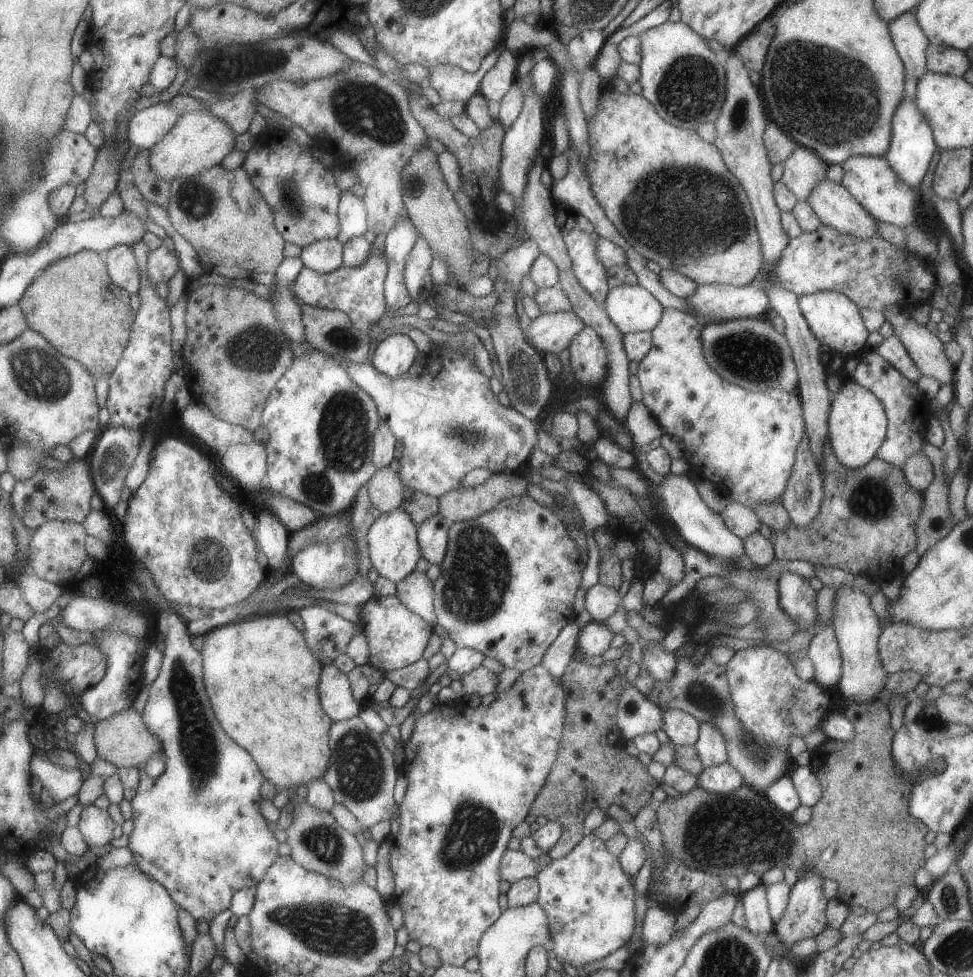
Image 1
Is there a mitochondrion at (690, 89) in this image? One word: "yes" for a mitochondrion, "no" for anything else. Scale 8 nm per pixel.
yes

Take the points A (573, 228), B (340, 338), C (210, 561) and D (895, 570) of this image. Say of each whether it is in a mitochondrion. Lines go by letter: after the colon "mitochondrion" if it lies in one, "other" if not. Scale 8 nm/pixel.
A: other
B: mitochondrion
C: mitochondrion
D: other

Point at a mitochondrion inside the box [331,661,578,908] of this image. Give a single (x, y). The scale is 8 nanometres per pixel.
(474, 834)

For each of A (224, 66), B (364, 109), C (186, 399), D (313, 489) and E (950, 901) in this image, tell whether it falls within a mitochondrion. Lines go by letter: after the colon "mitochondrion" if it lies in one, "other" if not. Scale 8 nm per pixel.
A: mitochondrion
B: mitochondrion
C: other
D: mitochondrion
E: mitochondrion

